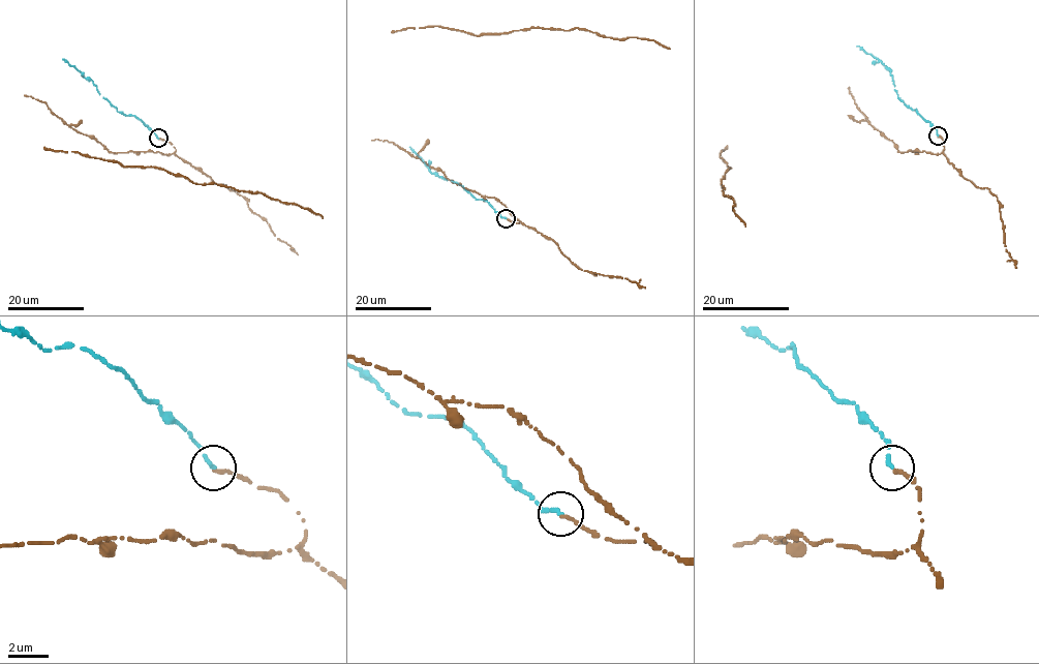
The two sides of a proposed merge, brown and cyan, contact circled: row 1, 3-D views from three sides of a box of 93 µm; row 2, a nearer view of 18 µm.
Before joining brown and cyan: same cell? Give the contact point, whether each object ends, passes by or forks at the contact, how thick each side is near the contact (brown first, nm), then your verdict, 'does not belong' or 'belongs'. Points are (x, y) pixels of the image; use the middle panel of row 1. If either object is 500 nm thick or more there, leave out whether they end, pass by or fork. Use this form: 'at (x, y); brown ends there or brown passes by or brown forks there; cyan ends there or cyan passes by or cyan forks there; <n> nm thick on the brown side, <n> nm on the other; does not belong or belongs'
at (506, 218); brown ends there; cyan ends there; 180 nm thick on the brown side, 240 nm on the other; belongs

